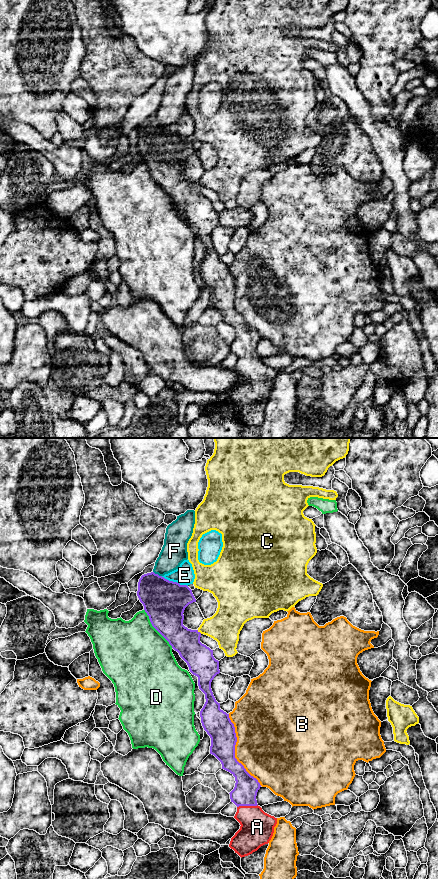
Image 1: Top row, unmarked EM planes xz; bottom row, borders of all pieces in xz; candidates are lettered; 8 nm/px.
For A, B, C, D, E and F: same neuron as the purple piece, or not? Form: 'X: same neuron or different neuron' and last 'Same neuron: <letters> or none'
A: same neuron
B: different neuron
C: different neuron
D: different neuron
E: different neuron
F: different neuron
Same neuron: A

